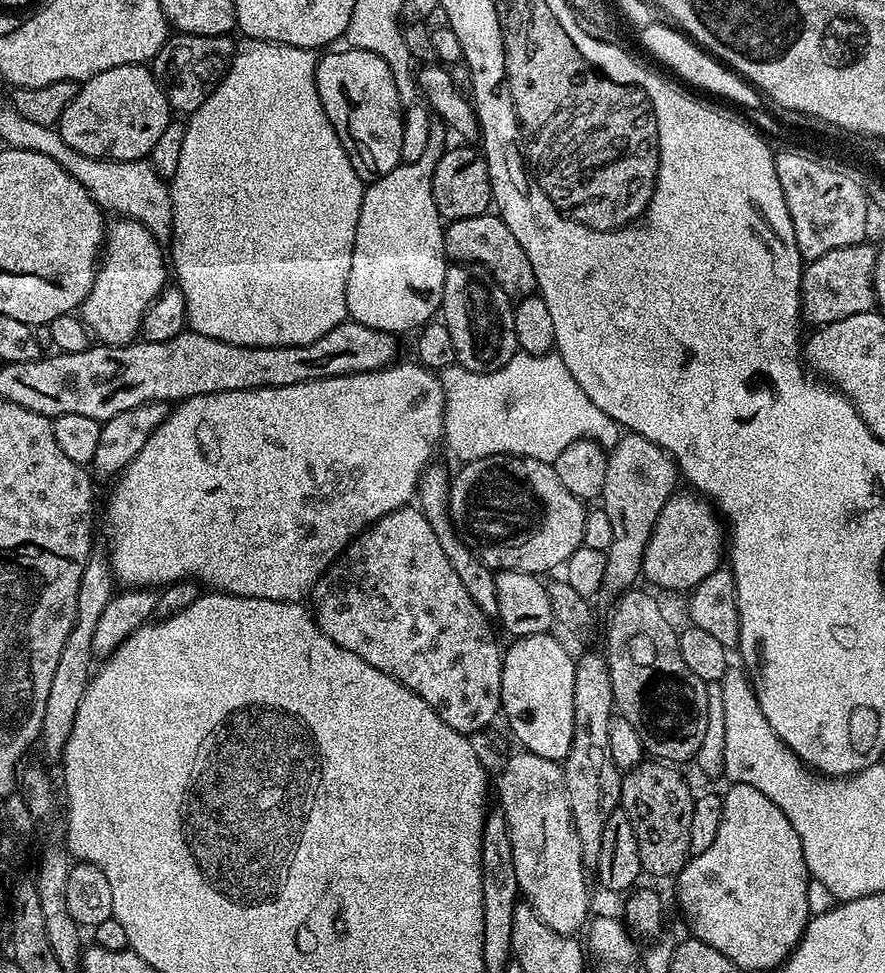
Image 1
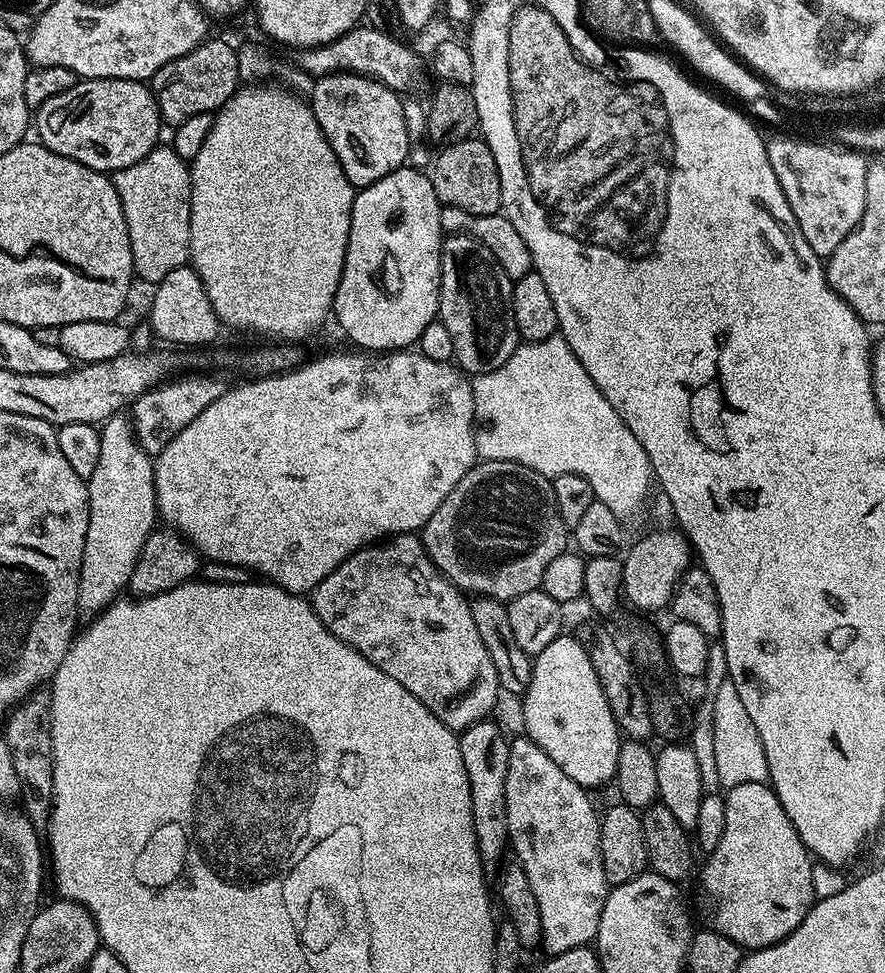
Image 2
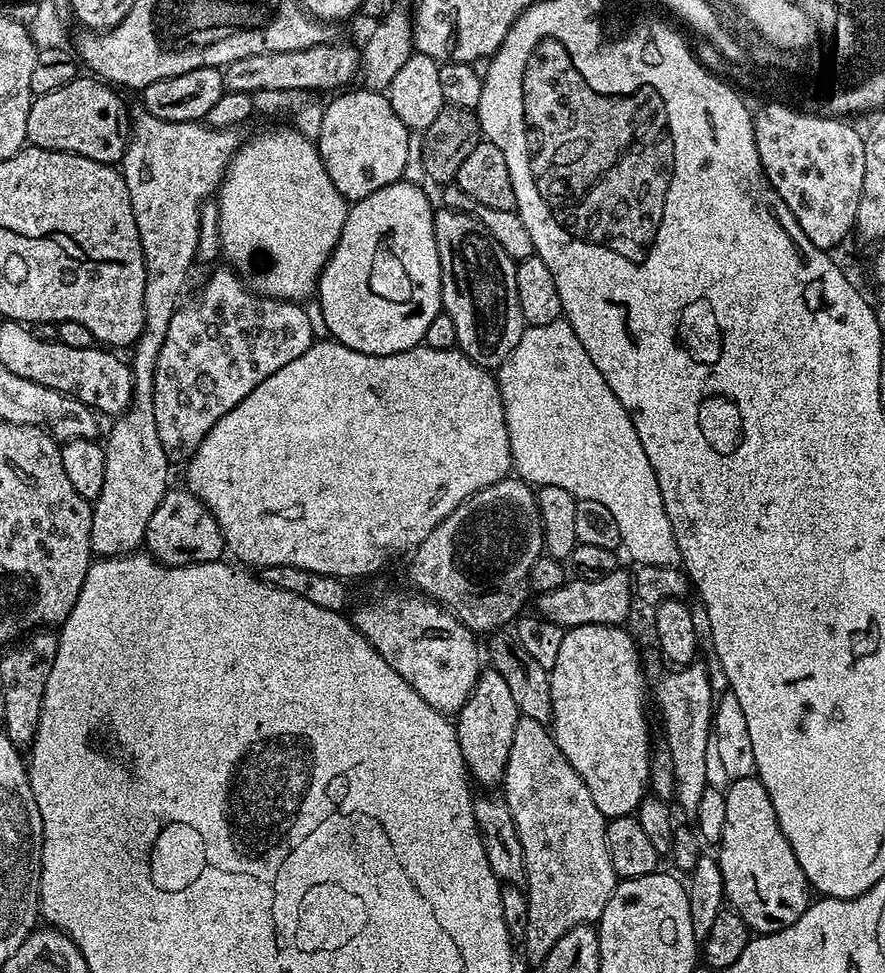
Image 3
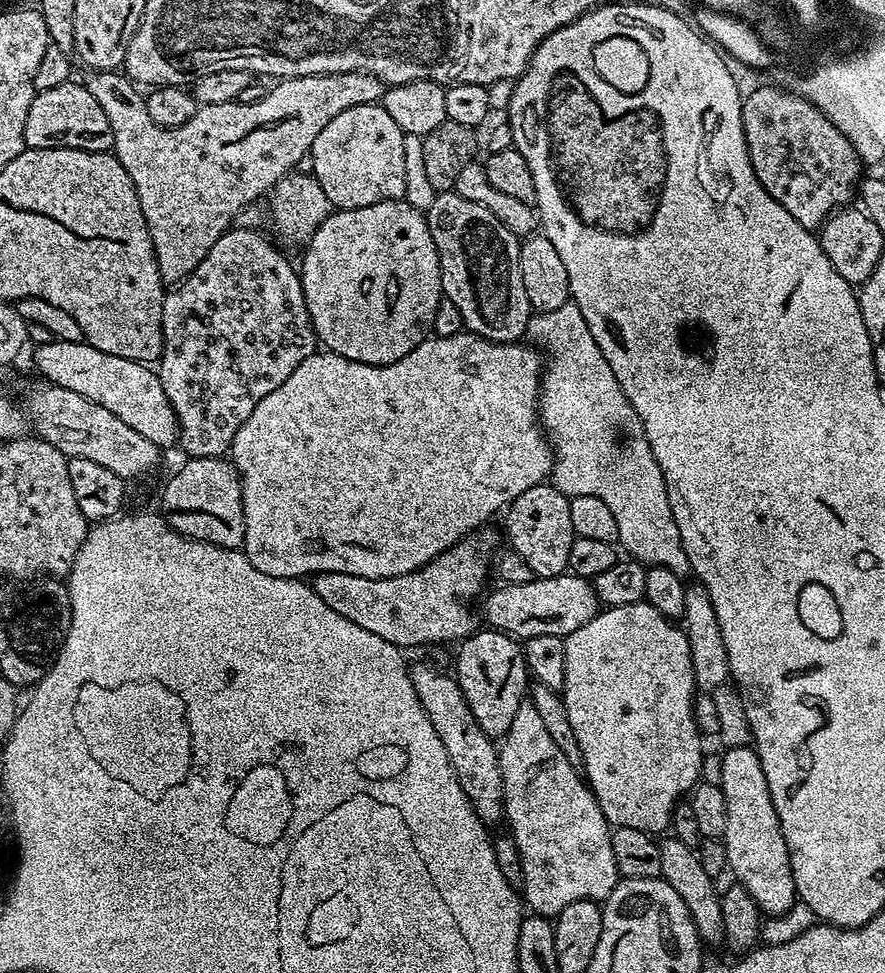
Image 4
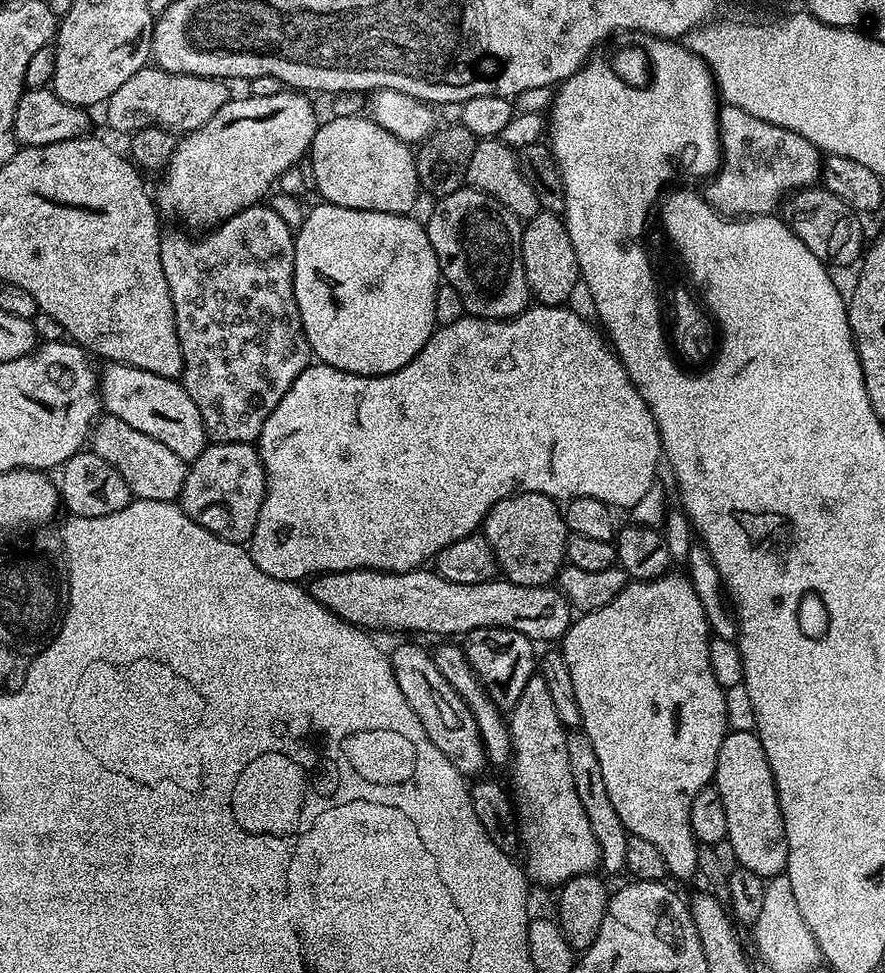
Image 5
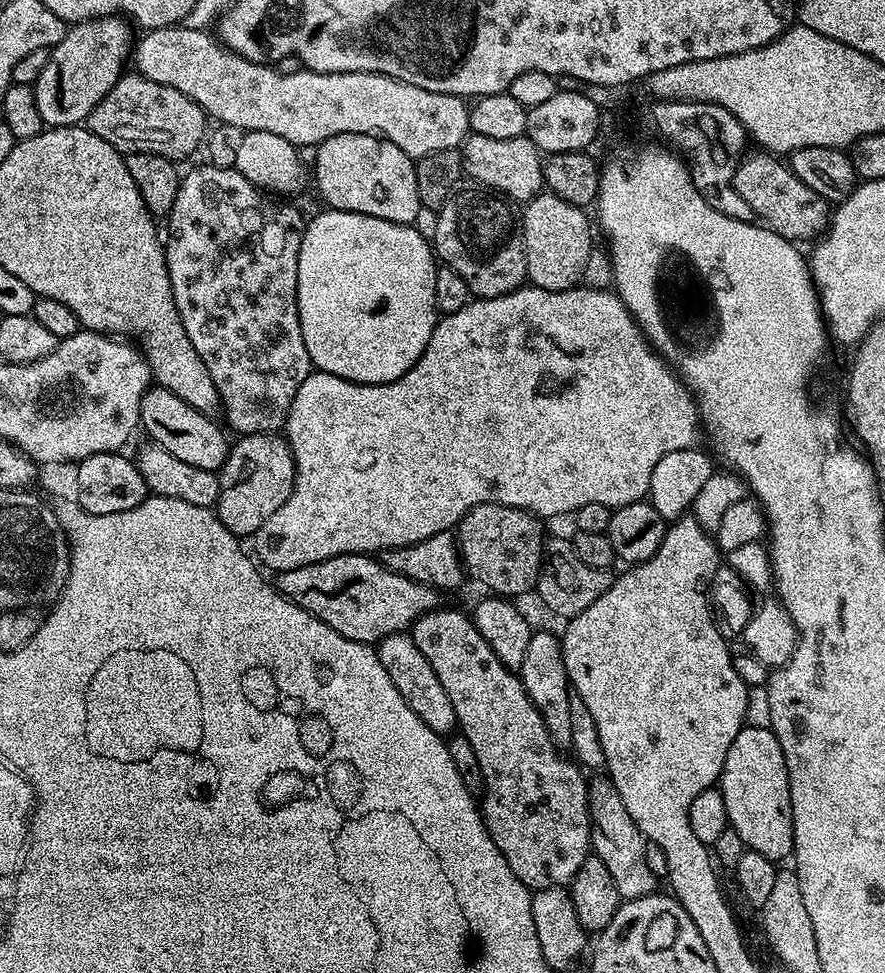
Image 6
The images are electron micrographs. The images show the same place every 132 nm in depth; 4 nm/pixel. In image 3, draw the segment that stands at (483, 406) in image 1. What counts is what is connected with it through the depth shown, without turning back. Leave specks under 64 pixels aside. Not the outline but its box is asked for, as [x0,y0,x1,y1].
[495,319,680,567]

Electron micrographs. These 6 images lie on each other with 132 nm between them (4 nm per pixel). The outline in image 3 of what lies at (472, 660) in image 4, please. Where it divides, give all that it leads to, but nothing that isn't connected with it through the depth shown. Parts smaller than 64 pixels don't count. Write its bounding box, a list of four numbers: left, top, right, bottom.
[454,666,520,790]

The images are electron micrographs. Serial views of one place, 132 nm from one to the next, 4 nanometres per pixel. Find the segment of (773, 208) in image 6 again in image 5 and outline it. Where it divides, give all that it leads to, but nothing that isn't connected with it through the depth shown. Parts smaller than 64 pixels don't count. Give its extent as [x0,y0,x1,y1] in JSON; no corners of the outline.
[787,186,866,269]

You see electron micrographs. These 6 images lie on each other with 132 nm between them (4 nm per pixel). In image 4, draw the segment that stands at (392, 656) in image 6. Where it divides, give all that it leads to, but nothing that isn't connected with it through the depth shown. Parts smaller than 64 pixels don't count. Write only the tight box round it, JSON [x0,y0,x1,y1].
[410,664,505,826]

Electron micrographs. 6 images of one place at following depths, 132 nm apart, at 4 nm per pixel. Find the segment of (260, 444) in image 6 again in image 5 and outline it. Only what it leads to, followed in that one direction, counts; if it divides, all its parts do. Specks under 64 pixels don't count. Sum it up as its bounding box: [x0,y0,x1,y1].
[178,443,268,545]

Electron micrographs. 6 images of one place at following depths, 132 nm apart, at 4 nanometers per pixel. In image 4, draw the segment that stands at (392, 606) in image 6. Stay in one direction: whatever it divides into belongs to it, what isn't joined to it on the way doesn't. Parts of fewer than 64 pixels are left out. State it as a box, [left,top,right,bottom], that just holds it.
[483,576,602,641]

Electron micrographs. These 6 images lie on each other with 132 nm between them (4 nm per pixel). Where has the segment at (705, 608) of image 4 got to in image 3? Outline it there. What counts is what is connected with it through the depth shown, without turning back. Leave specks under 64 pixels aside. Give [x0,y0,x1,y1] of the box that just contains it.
[656,662,714,818]

